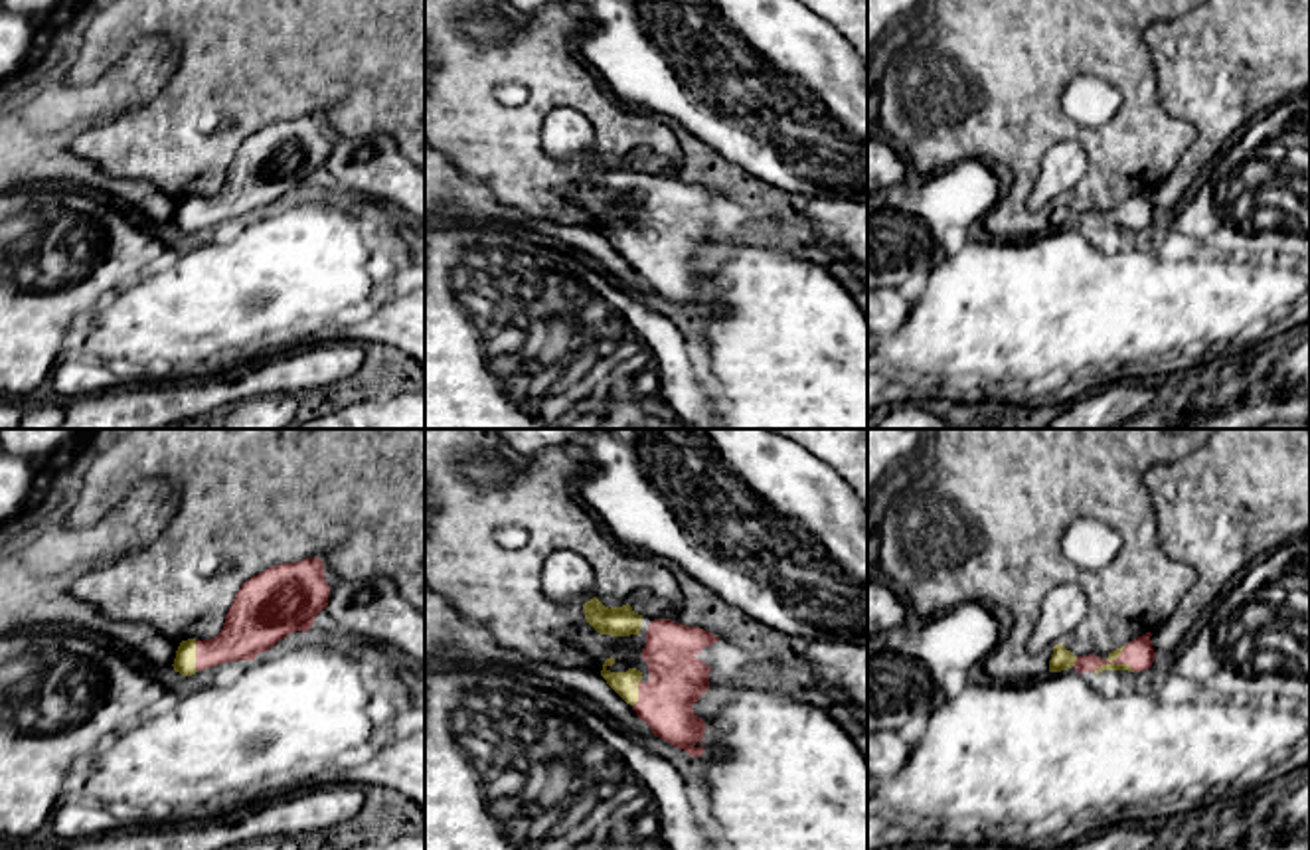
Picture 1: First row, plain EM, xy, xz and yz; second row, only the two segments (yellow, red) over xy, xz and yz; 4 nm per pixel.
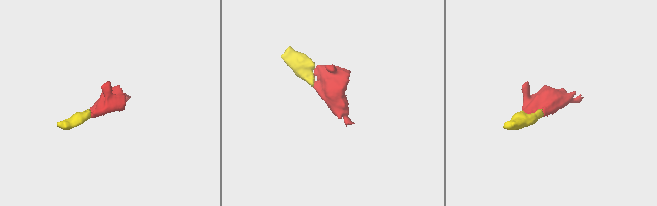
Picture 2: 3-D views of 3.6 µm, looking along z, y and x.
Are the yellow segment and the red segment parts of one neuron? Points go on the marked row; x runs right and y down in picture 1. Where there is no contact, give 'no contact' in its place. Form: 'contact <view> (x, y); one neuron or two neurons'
contact xy (194, 657); one neuron

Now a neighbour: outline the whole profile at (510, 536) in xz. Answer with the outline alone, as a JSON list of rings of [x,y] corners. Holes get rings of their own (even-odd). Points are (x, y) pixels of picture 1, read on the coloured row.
[[[502,526],[496,532],[496,542],[508,550],[516,550],[522,548],[528,542],[528,534],[524,528],[520,526]]]

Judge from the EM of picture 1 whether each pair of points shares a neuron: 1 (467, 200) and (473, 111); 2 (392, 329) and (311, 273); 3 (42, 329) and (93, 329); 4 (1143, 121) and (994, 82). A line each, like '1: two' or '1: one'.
1: two
2: two
3: two
4: one

